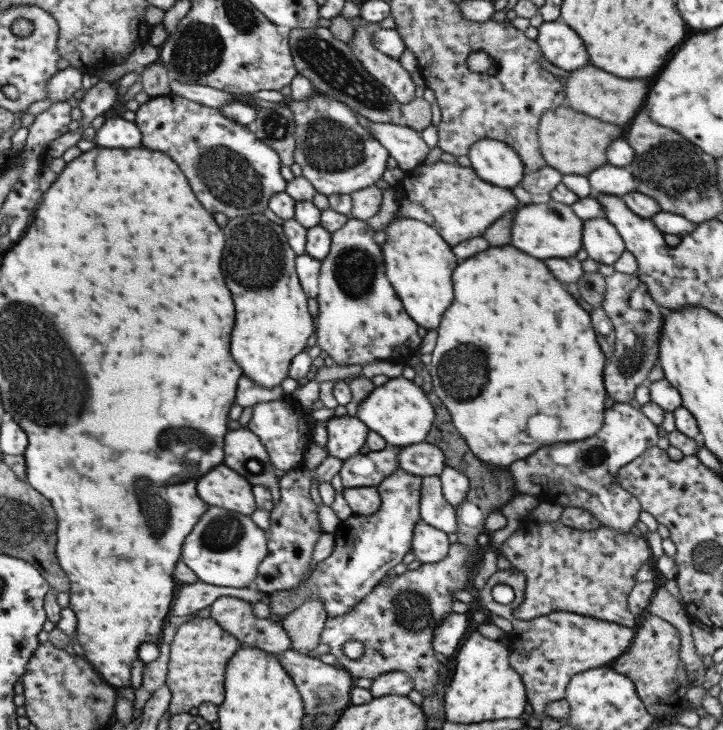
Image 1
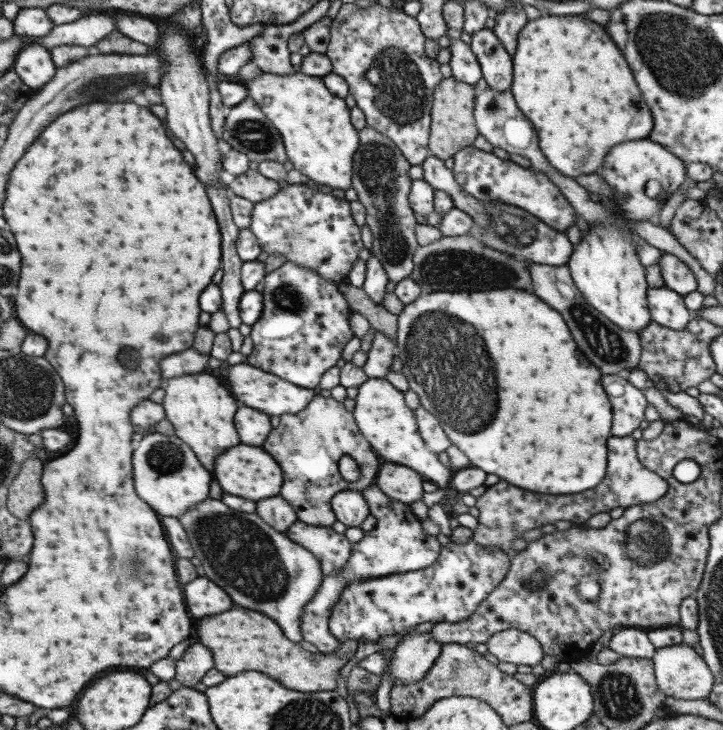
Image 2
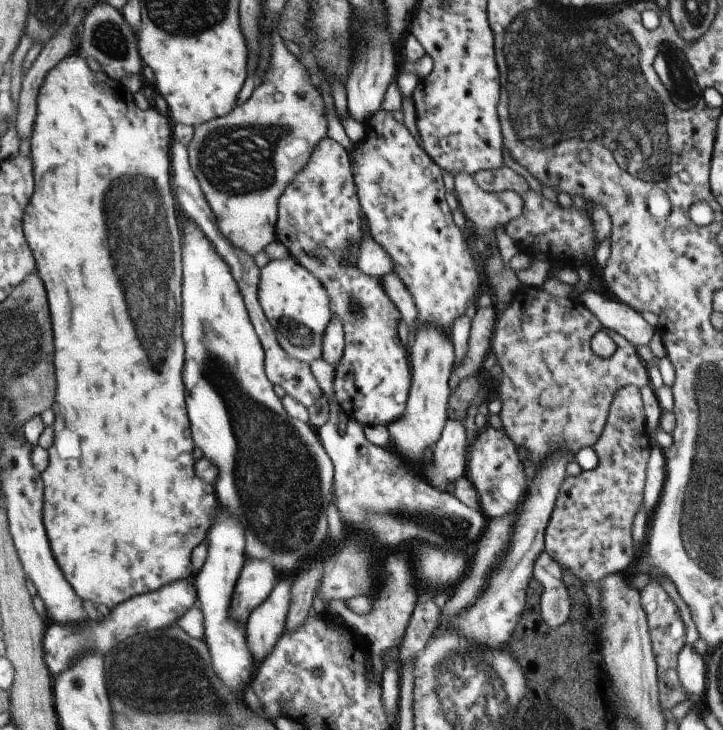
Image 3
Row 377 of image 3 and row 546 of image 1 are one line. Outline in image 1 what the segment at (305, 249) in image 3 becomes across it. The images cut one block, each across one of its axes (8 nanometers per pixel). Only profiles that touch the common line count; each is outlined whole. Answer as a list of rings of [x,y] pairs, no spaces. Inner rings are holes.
[[[396,470],[386,477],[378,487],[378,493],[381,497],[380,509],[372,515],[360,516],[353,514],[347,520],[342,520],[334,532],[335,546],[334,551],[322,562],[318,562],[311,572],[311,575],[305,580],[300,588],[291,590],[278,591],[270,593],[269,607],[272,622],[281,623],[285,616],[292,613],[296,607],[302,605],[308,597],[318,597],[324,605],[324,611],[330,618],[346,614],[350,609],[355,607],[378,583],[389,574],[390,570],[397,564],[402,563],[406,554],[411,552],[411,542],[414,534],[414,527],[421,523],[419,503],[421,490],[421,476],[408,474],[404,470]]]

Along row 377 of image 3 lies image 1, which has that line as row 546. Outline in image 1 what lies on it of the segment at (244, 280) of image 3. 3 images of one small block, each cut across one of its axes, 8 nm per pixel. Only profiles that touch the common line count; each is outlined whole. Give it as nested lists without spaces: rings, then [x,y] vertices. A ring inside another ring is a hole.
[[[299,467],[280,475],[280,502],[270,511],[270,527],[267,532],[267,558],[258,566],[253,588],[263,593],[291,590],[298,586],[302,577],[311,571],[311,557],[322,530],[315,514],[317,505],[310,495],[312,472]]]

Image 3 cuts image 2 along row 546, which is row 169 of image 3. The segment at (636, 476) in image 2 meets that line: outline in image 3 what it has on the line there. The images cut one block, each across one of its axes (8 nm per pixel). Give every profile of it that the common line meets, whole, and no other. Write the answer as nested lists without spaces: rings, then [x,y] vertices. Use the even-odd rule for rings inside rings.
[[[506,166],[496,170],[478,170],[474,175],[474,181],[482,190],[488,193],[498,193],[504,190],[514,190],[523,201],[522,214],[514,220],[510,220],[504,230],[512,237],[518,249],[526,253],[544,254],[553,266],[569,265],[596,265],[596,248],[599,243],[596,240],[596,230],[591,218],[589,207],[583,211],[571,206],[566,209],[557,202],[548,200],[542,194],[532,190],[526,179]]]

